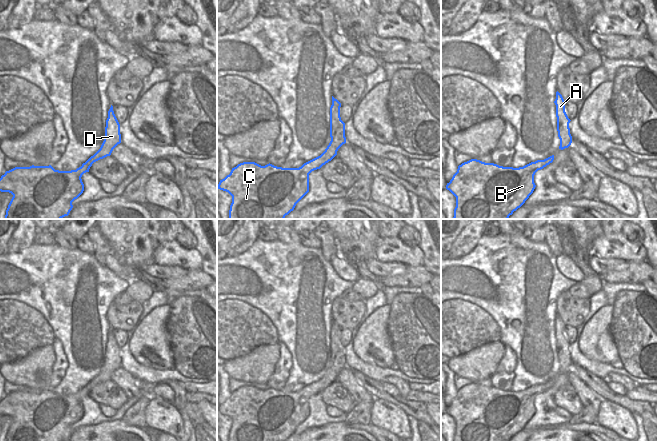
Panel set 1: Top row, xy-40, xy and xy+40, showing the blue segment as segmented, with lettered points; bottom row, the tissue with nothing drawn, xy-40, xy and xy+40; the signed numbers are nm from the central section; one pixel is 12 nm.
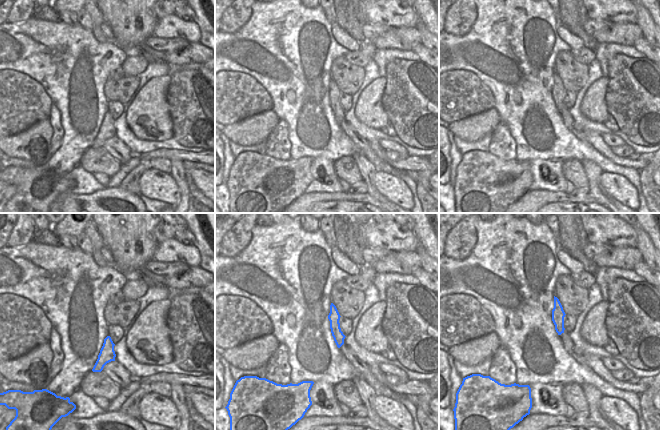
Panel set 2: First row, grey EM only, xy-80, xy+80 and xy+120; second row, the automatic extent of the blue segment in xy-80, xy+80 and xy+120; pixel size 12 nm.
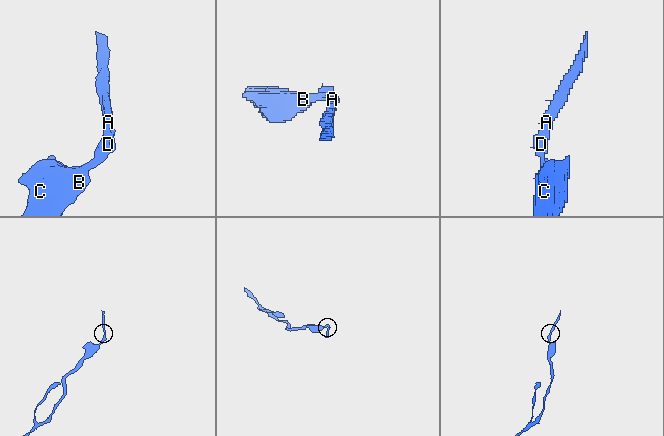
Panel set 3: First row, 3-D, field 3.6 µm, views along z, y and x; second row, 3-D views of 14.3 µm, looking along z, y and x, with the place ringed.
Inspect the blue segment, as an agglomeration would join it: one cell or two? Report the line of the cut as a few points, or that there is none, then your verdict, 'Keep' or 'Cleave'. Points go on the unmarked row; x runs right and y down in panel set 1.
No split. Keep

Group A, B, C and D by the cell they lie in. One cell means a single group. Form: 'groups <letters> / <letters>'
groups A B C D

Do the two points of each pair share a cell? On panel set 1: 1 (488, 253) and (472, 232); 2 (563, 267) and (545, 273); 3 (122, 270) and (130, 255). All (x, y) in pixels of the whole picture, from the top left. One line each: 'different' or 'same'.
1: different
2: different
3: different

